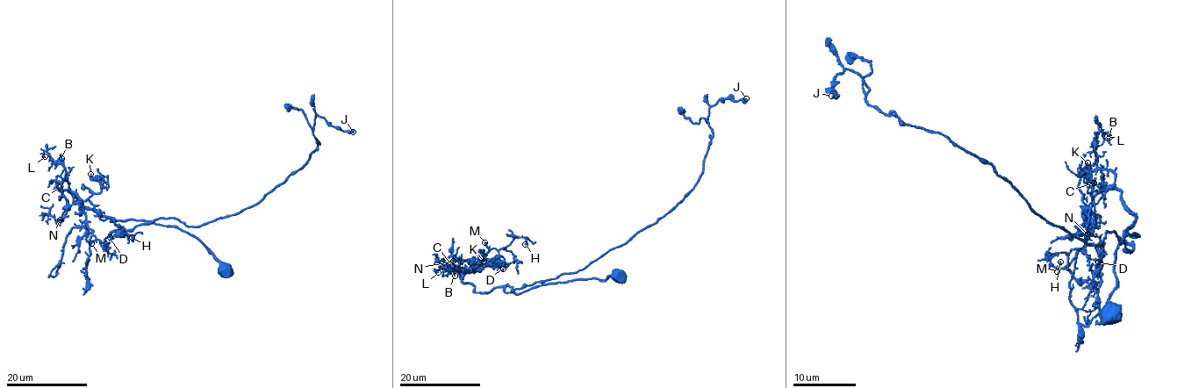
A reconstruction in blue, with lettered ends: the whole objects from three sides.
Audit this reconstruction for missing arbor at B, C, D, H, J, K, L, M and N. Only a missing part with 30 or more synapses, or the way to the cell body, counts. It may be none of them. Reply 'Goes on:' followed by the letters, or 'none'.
Goes on: M

